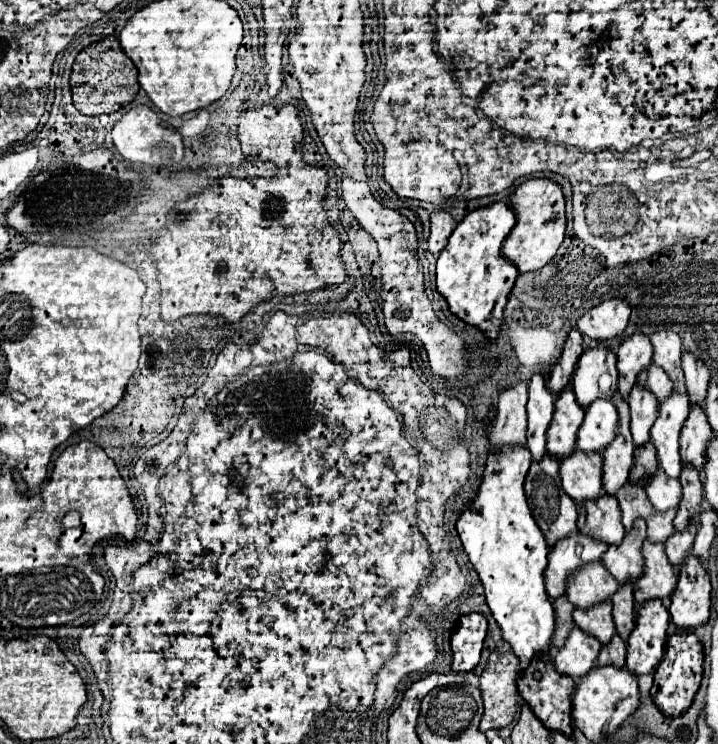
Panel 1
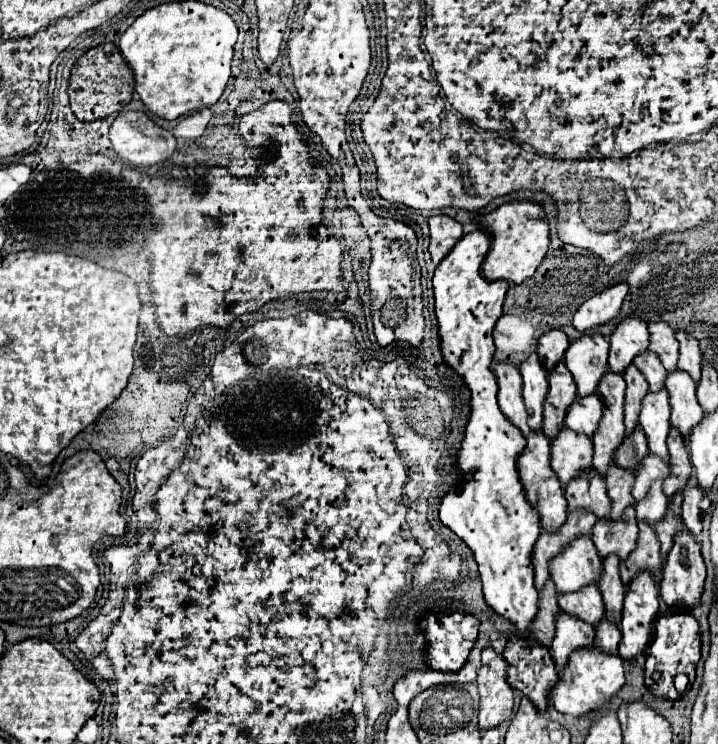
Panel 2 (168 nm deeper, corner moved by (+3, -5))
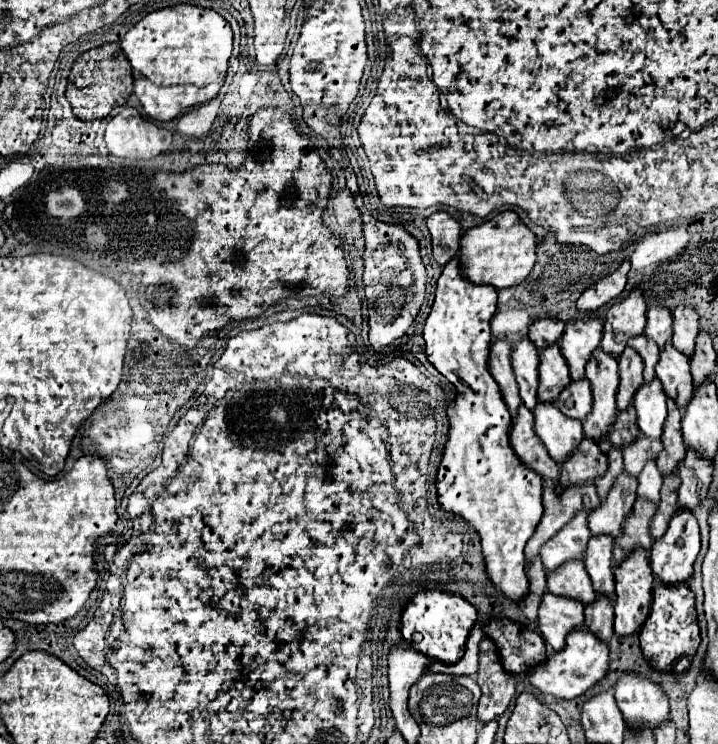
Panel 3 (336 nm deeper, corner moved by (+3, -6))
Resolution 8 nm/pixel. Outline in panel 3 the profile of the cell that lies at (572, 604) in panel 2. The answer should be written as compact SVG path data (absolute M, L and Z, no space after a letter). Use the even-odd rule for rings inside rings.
M570 560L562 564L558 570L546 574L548 590L556 596L568 596L576 598L582 604L590 604L596 598L596 592L592 588L590 576L584 568L584 560Z

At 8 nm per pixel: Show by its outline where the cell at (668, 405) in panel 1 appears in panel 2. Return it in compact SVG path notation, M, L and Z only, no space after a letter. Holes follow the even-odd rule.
M666 389L646 395L646 399L642 401L640 425L646 433L650 453L670 465L670 453L666 447L670 433L670 395L666 393Z

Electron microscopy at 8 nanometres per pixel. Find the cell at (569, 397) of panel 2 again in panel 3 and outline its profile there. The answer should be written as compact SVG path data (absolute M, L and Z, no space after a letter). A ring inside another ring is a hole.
M558 342L540 350L540 366L538 366L538 400L542 402L554 402L558 394L562 392L562 386L570 382L566 358L562 358Z

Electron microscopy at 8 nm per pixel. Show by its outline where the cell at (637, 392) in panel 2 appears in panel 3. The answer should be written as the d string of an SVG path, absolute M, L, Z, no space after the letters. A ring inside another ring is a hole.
M630 346L620 354L618 358L618 392L616 392L616 406L618 410L624 410L628 404L632 404L632 398L636 394L636 388L644 382L642 378L642 358L638 352L634 352Z

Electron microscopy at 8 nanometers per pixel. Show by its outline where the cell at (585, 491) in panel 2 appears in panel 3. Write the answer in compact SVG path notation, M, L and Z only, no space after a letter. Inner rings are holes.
M582 438L582 442L572 450L572 454L562 462L560 468L560 484L572 486L594 480L598 474L606 472L606 454L598 446L598 442L590 438Z

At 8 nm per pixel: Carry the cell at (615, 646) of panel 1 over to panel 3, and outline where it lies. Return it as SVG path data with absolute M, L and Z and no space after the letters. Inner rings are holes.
M596 596L594 602L586 604L584 608L584 624L588 630L596 634L600 640L608 642L614 636L614 610L612 600L608 596Z

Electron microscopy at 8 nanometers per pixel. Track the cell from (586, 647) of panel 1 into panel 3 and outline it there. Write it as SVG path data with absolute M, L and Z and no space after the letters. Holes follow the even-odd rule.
M550 592L542 594L542 602L538 608L538 628L544 640L554 650L562 650L566 634L584 624L582 610L584 604L574 598L562 598Z

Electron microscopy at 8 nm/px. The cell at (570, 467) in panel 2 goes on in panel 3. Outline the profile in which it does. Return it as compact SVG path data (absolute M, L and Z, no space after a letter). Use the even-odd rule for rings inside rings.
M538 402L534 408L534 430L548 448L550 456L562 464L566 456L578 446L578 440L584 438L582 422L566 418L554 402Z

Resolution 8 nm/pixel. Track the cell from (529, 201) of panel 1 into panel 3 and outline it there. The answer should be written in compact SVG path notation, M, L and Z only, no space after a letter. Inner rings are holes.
M502 212L496 218L466 230L460 238L462 274L474 284L490 284L494 288L510 288L520 284L536 262L536 236L516 216L516 212Z

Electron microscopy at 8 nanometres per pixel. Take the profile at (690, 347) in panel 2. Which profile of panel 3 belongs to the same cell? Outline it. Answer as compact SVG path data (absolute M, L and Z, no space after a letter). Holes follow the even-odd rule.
M678 304L672 310L672 318L672 342L674 346L678 346L678 350L682 350L688 356L690 352L694 352L694 340L698 336L698 312L692 306Z

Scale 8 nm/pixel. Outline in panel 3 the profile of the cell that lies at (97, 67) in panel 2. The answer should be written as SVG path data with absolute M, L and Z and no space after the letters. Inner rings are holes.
M104 44L84 52L72 66L66 86L66 98L80 120L106 118L112 108L122 106L132 94L132 66L118 44Z

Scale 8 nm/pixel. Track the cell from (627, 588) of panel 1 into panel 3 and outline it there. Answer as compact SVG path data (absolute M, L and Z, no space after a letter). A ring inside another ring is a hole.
M610 534L592 536L586 548L586 570L592 578L594 590L598 594L606 594L614 598L614 562L612 562L612 542Z

